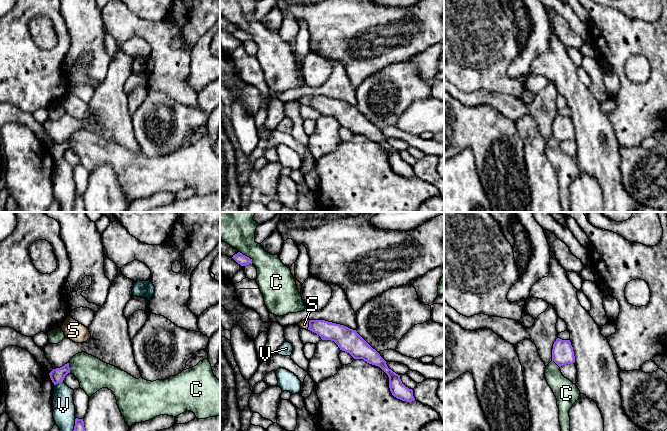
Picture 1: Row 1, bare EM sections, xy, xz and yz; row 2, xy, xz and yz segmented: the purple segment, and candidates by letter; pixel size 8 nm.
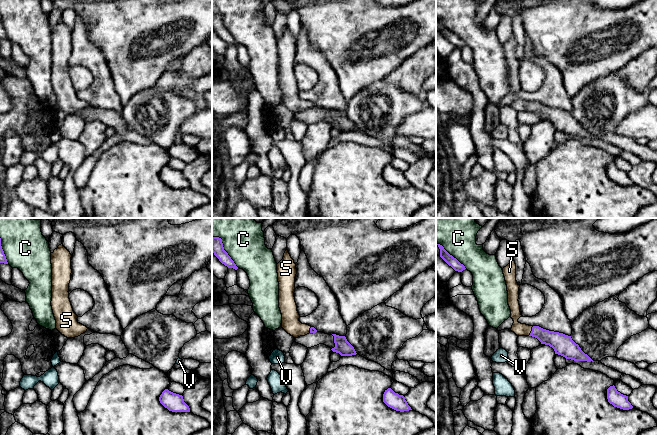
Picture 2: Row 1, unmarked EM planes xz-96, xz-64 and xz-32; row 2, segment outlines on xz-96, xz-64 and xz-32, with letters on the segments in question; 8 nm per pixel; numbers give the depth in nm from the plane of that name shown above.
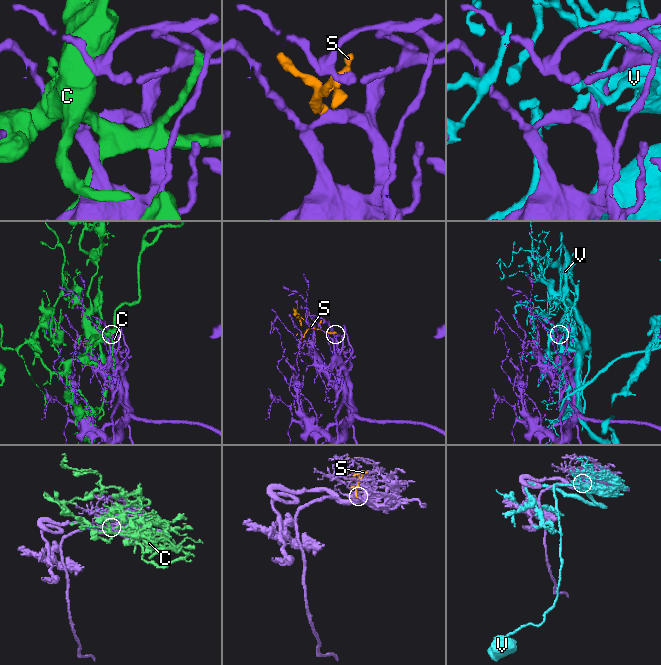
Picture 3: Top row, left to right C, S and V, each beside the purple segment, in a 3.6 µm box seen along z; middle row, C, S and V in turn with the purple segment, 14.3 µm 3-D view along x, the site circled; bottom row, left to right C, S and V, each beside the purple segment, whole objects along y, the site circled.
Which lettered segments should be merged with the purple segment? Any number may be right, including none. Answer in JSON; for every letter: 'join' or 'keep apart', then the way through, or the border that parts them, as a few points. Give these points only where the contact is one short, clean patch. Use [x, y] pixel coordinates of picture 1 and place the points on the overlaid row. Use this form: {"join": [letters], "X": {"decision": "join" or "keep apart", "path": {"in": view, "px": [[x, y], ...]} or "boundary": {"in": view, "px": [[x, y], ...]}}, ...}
{"join": ["S"], "C": {"decision": "keep apart"}, "S": {"decision": "join"}, "V": {"decision": "keep apart"}}

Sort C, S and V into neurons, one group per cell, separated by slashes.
C / S / V

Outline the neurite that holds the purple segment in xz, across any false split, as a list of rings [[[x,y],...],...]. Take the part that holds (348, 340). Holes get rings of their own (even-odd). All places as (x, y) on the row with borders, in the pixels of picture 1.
[[[303,320],[298,326],[316,333],[322,340],[334,341],[340,350],[349,353],[354,359],[363,359],[380,367],[389,377],[389,388],[394,397],[406,402],[415,401],[413,390],[402,383],[400,375],[388,368],[386,361],[356,330],[325,320]]]

